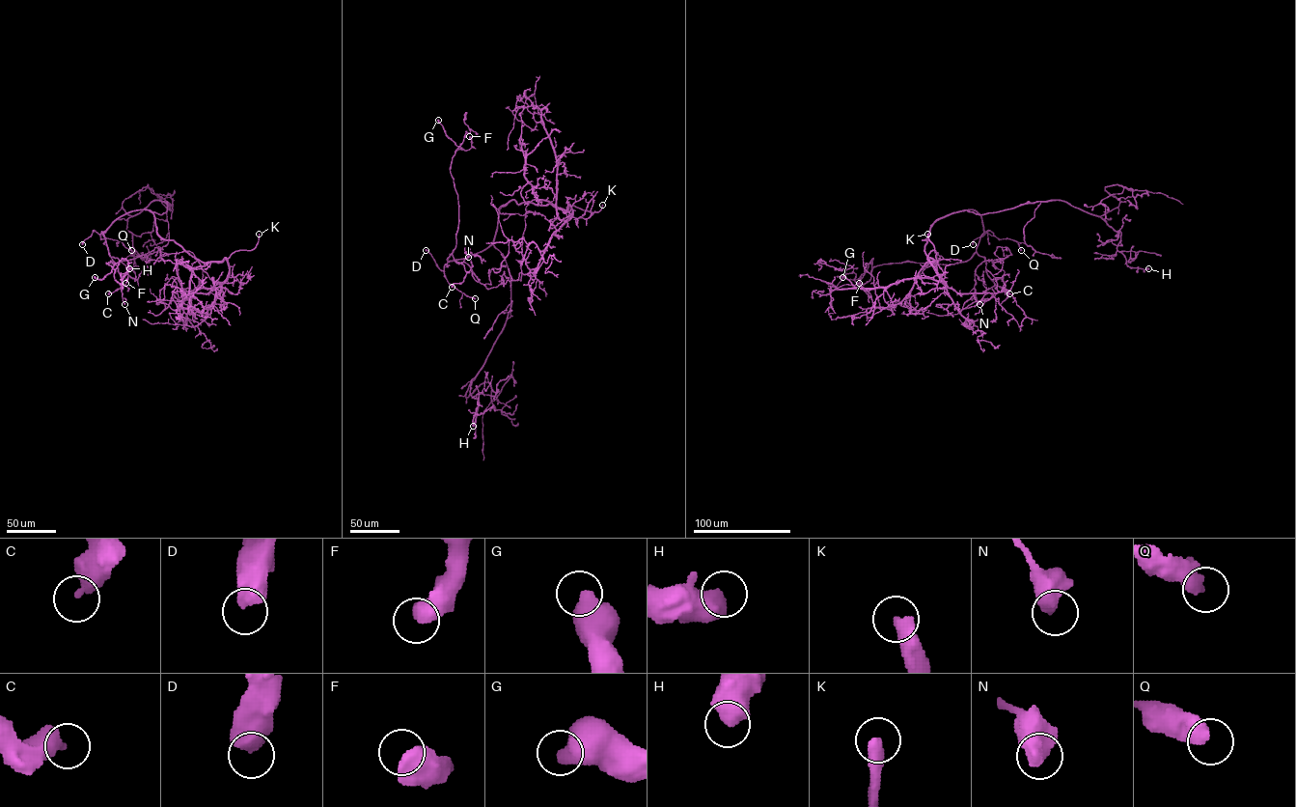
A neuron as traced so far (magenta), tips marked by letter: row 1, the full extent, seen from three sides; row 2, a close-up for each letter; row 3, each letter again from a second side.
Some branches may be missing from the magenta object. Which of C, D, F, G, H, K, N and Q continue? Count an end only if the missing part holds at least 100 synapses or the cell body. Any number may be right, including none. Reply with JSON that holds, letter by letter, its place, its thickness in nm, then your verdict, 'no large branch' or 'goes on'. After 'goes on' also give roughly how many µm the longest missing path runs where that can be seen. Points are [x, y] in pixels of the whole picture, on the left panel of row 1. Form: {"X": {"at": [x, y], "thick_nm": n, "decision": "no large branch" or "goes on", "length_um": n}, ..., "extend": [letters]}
{"C": {"at": [108, 293], "thick_nm": 440, "decision": "no large branch"}, "D": {"at": [82, 244], "thick_nm": 600, "decision": "no large branch"}, "F": {"at": [125, 283], "thick_nm": 700, "decision": "no large branch"}, "G": {"at": [95, 277], "thick_nm": 650, "decision": "no large branch"}, "H": {"at": [129, 268], "thick_nm": 650, "decision": "no large branch"}, "K": {"at": [259, 234], "thick_nm": 440, "decision": "goes on", "length_um": 35}, "N": {"at": [124, 304], "thick_nm": 600, "decision": "no large branch"}, "Q": {"at": [131, 250], "thick_nm": 550, "decision": "no large branch"}, "extend": ["K"]}

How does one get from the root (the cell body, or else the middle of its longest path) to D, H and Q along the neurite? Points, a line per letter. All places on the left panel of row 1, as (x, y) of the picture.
D: (155, 221), (151, 210), (134, 210), (119, 217), (100, 236), (93, 231), (82, 244)
H: (155, 221), (150, 210), (165, 212), (164, 202), (152, 201), (128, 218), (126, 231), (135, 250), (129, 268)
Q: (155, 221), (151, 210), (134, 210), (119, 217), (100, 234), (101, 239), (121, 241), (131, 250)

